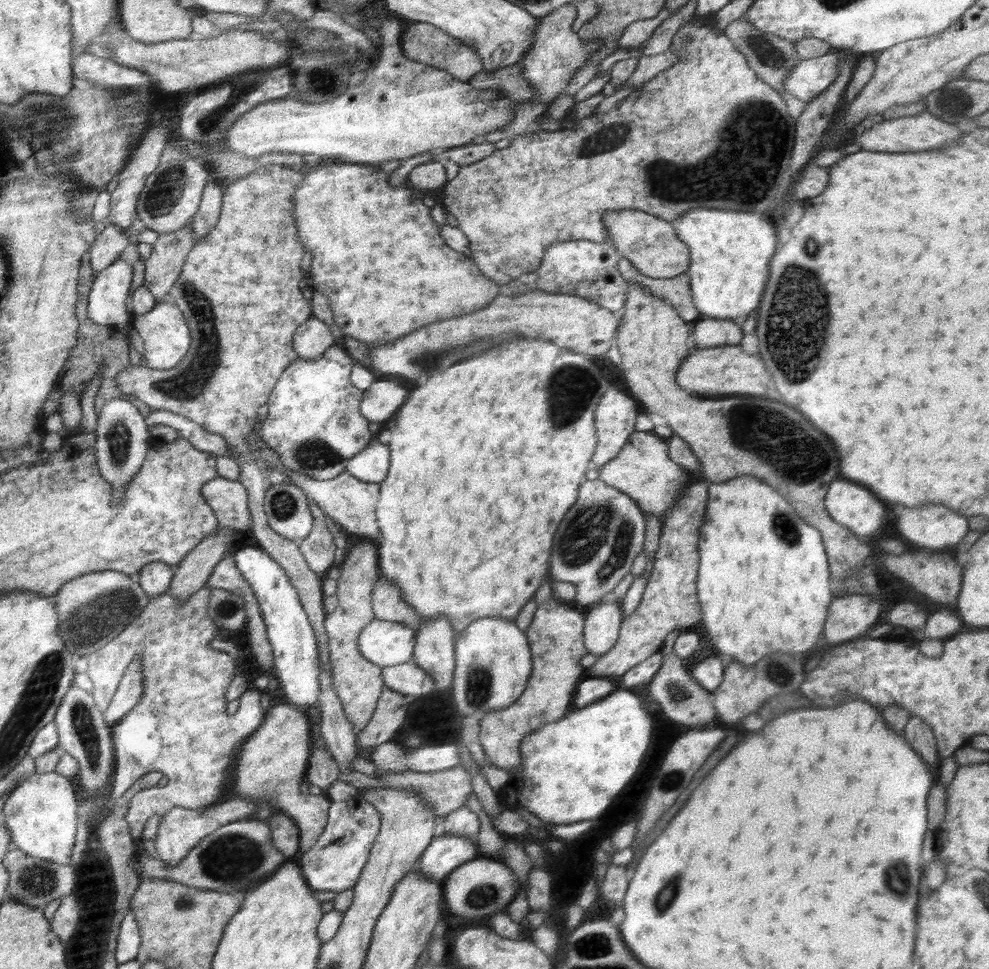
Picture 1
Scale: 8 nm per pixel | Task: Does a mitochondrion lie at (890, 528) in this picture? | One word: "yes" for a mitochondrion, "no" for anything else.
no

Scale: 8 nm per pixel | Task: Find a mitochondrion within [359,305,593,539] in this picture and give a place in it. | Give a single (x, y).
(428, 358)

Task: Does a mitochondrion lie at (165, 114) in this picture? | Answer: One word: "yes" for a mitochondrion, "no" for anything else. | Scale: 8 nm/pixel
no

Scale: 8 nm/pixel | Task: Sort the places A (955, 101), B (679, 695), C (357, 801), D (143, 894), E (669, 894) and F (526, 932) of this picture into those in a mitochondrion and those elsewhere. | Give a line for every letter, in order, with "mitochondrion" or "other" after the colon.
A: mitochondrion
B: mitochondrion
C: other
D: other
E: mitochondrion
F: other

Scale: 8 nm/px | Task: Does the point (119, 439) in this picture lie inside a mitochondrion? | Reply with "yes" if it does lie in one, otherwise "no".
yes

